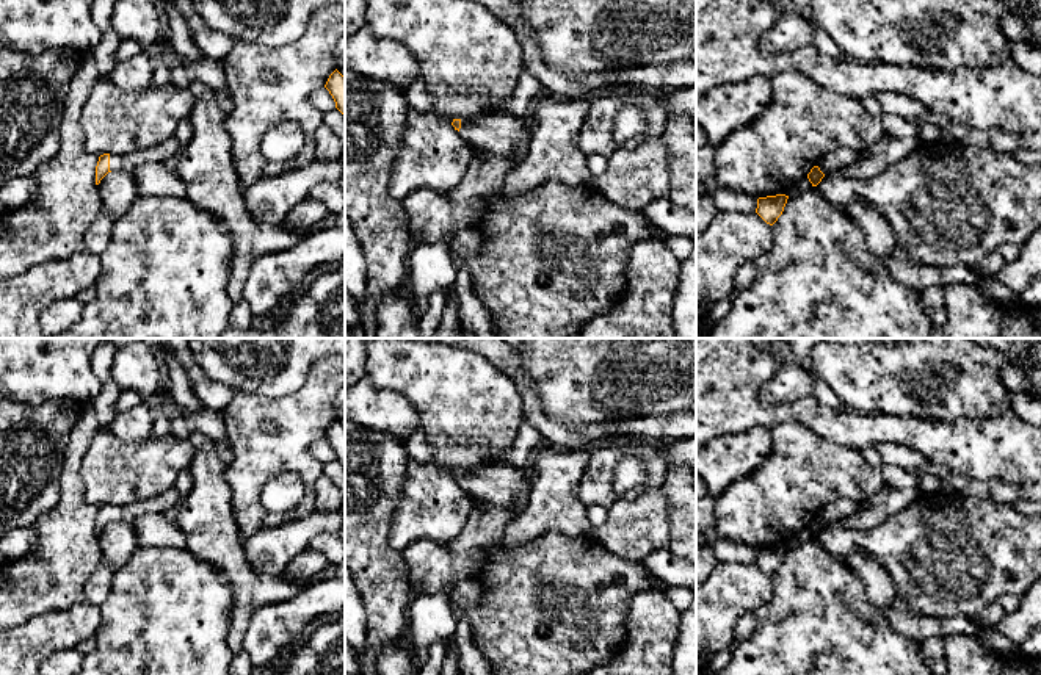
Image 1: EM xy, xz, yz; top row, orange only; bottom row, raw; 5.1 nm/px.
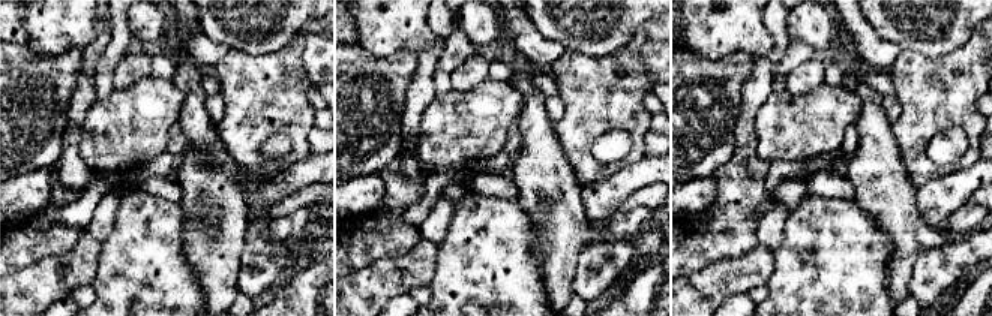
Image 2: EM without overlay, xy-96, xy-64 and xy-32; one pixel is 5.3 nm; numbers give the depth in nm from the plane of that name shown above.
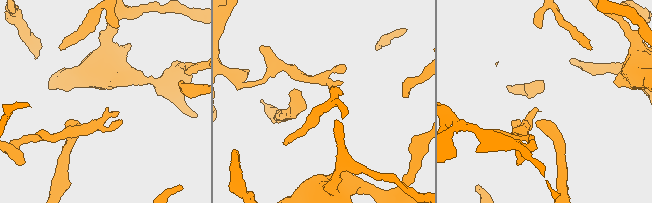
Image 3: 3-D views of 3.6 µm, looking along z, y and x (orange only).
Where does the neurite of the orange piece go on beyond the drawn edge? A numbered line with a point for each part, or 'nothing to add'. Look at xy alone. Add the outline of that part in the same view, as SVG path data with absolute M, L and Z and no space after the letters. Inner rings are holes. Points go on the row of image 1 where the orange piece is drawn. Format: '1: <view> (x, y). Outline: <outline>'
1: xy (165, 151). Outline: M171 138L158 146L135 150L124 155L110 155L110 171L129 171L133 172L135 168L158 161L165 163L166 160L172 158L180 152L179 143L176 138Z

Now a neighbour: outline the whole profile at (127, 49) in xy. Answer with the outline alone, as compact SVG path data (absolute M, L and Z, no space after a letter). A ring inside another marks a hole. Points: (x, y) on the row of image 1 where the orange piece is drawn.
M121 39L119 49L118 49L118 52L116 52L116 61L118 61L118 63L119 63L119 61L124 61L124 60L127 60L127 58L136 55L136 53L141 52L141 50L143 50L143 47L141 47L138 42L135 42L135 41L122 41L122 39Z

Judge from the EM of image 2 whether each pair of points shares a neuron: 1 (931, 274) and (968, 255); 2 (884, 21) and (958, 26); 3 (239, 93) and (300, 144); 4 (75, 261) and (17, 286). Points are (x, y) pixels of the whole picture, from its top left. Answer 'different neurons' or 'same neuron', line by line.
1: same neuron
2: same neuron
3: same neuron
4: same neuron

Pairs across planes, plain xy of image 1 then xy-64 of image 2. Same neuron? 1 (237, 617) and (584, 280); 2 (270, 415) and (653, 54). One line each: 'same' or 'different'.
1: different
2: different

